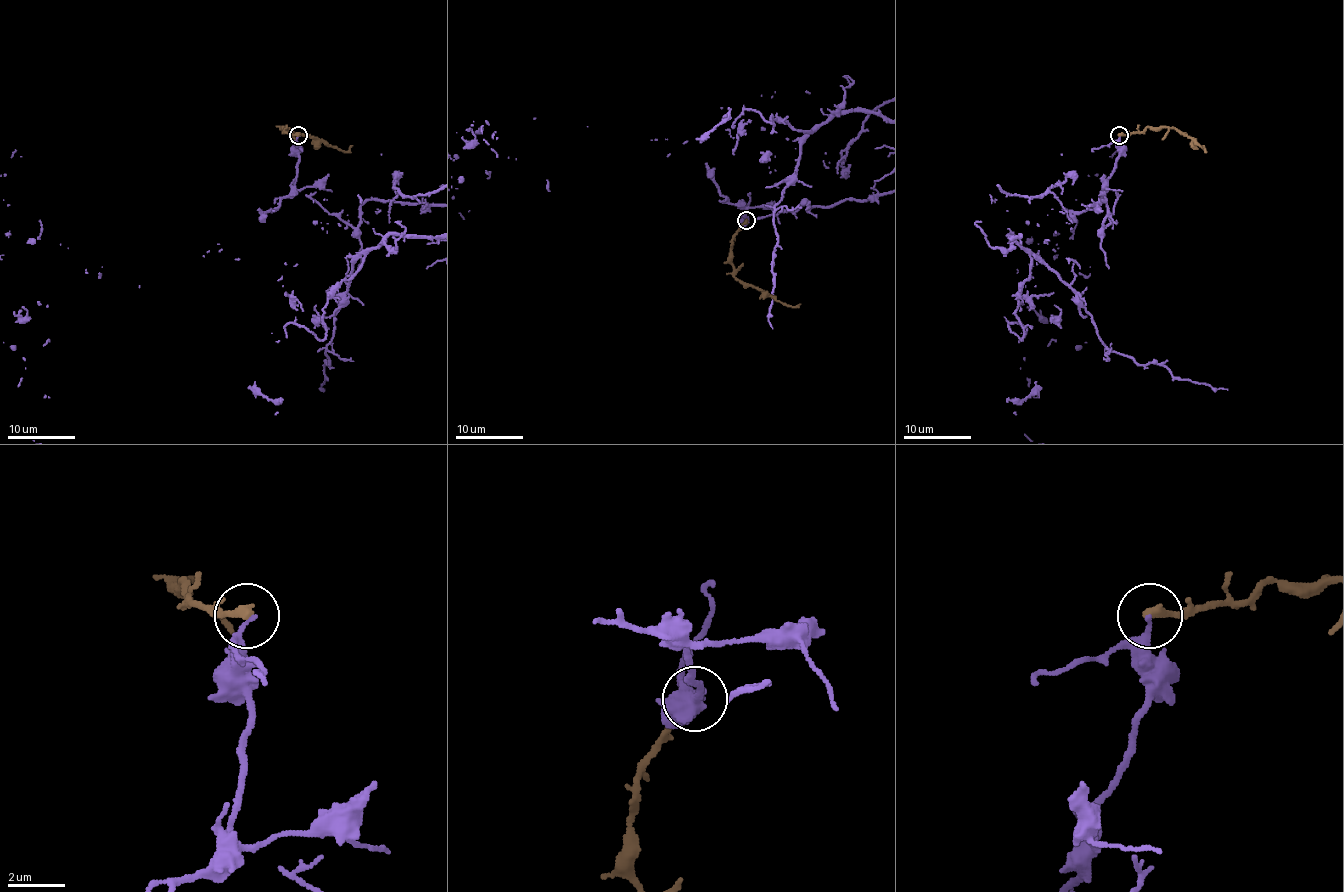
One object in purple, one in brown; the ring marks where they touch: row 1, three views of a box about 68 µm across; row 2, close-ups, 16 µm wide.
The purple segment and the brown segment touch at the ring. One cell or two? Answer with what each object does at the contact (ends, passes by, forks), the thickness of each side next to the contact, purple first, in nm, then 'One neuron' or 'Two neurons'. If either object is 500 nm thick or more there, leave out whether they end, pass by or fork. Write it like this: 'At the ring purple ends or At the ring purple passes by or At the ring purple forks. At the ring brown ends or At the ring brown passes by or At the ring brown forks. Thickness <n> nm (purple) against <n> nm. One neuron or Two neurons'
At the ring purple ends. At the ring brown ends. Thickness 240 nm (purple) against 360 nm. Two neurons

